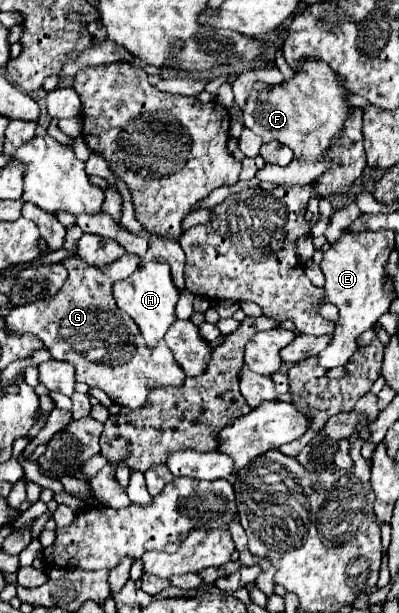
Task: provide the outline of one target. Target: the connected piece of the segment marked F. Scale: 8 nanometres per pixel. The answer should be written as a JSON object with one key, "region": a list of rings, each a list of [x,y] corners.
{"region":[[[302,59],[290,81],[250,93],[244,105],[244,125],[260,135],[264,143],[278,141],[288,145],[298,159],[320,161],[330,143],[340,137],[344,119],[350,115],[352,105],[344,99],[346,93],[338,75],[324,61]]]}

